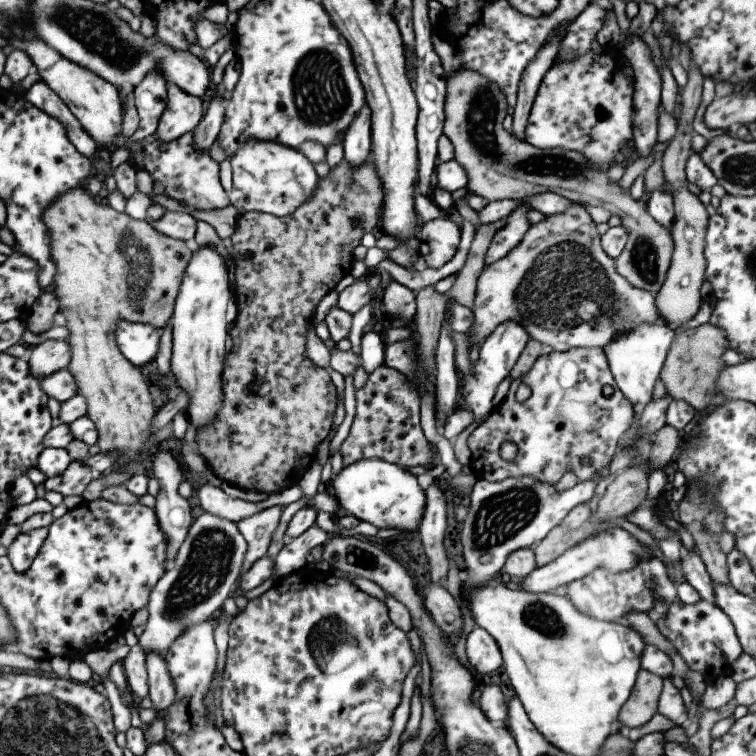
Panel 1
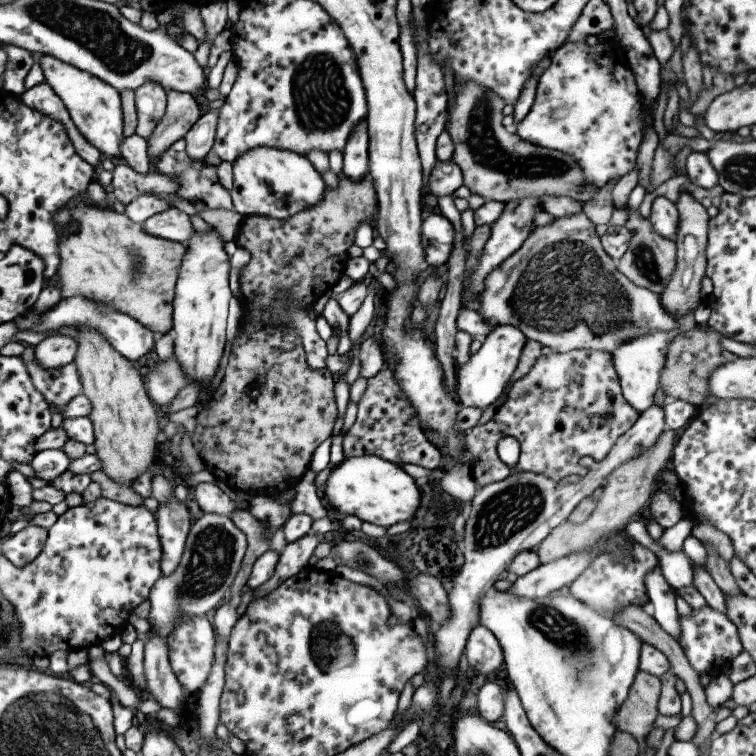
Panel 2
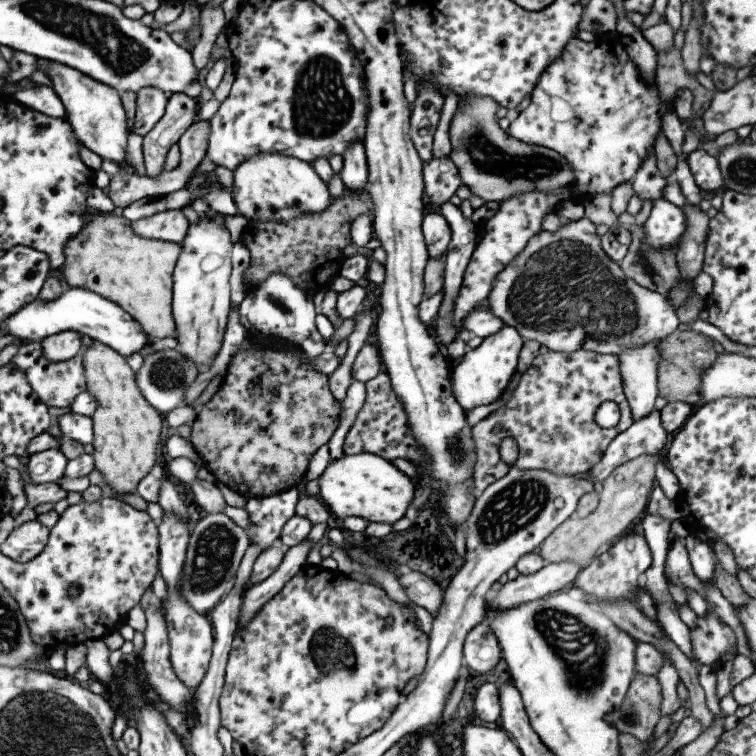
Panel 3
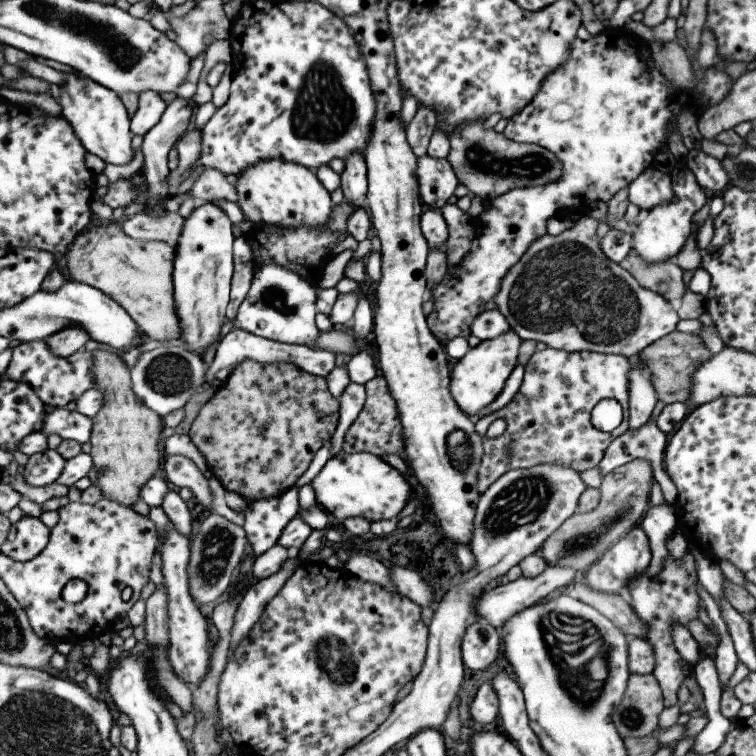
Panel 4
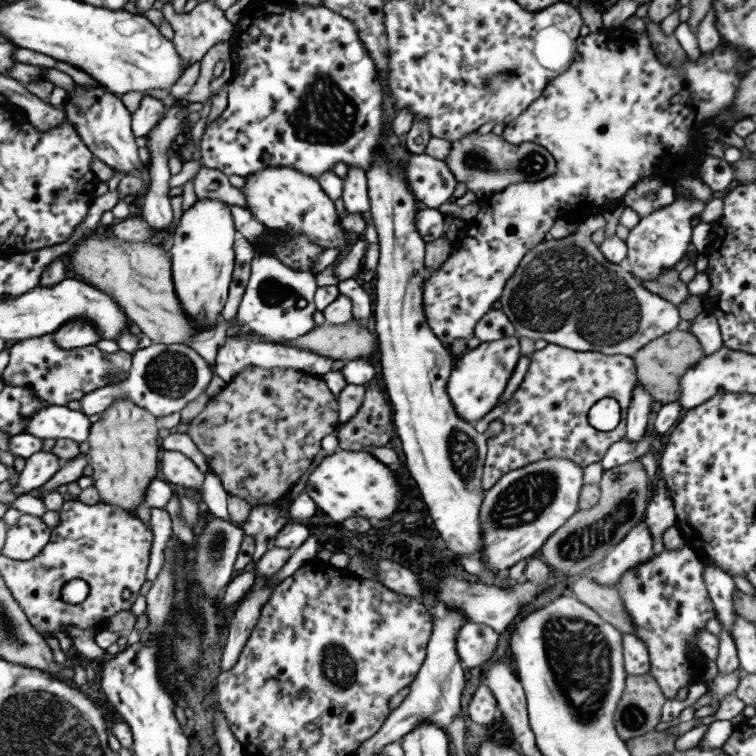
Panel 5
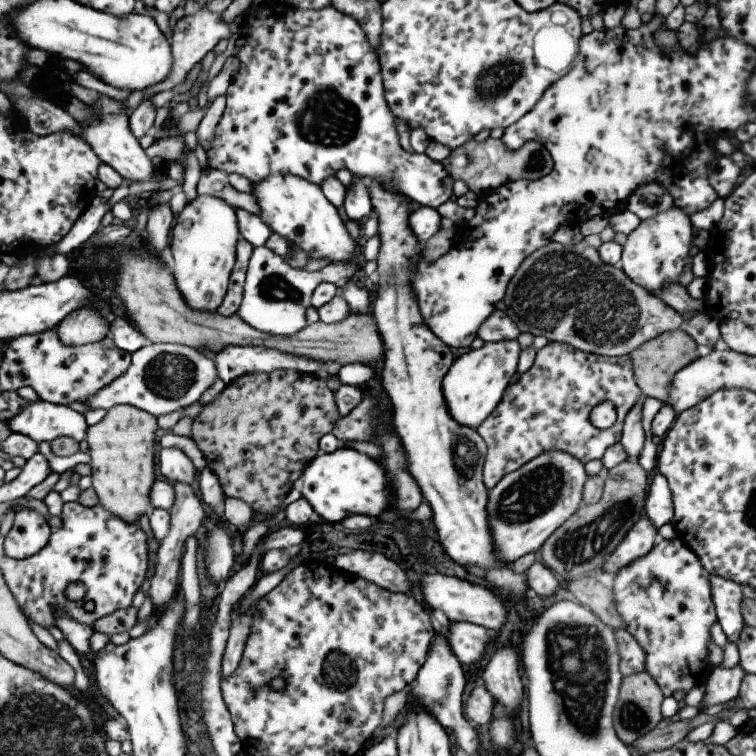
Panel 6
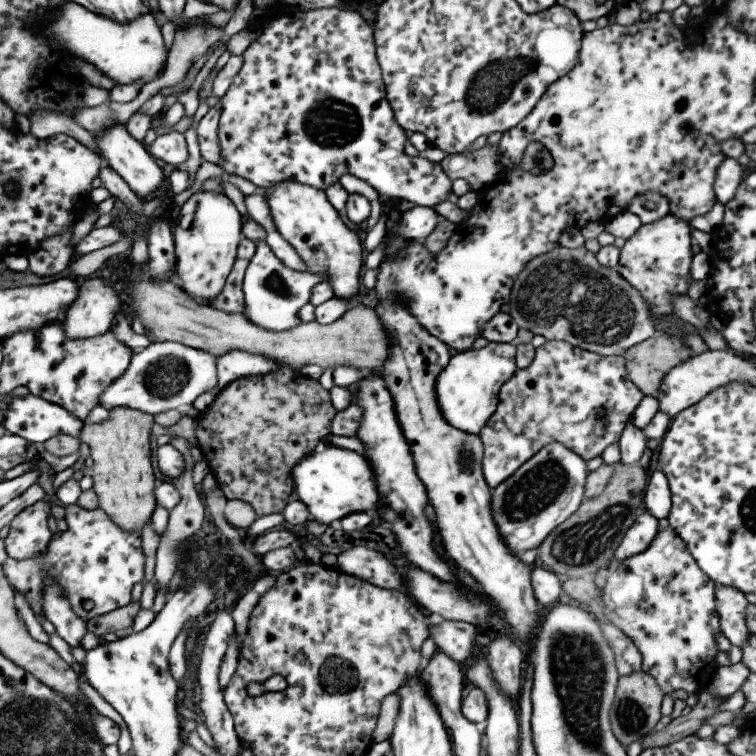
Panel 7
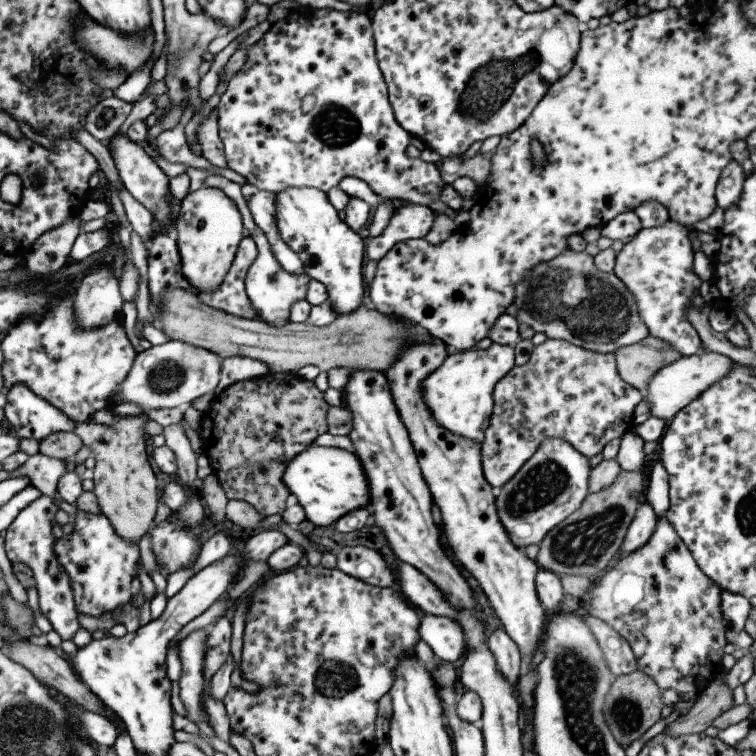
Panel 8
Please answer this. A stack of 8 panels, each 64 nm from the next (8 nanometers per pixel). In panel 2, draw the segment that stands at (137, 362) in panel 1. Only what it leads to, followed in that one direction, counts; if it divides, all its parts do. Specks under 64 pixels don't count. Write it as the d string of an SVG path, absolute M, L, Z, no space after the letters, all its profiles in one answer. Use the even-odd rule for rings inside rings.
M74 296L68 299L61 299L51 310L37 315L34 308L25 312L21 317L14 319L18 331L31 330L35 332L47 332L57 330L62 326L74 326L75 328L87 325L90 329L101 333L106 341L127 360L135 362L141 360L144 354L147 354L153 348L158 335L151 332L151 329L143 328L136 320L129 318L125 314L113 311L109 306L105 306L91 299Z

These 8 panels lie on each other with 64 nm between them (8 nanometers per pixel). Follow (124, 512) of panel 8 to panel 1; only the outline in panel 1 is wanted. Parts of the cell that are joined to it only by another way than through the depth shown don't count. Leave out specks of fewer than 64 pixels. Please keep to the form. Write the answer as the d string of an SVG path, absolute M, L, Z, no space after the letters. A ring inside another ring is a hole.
M85 186L66 190L62 195L55 197L46 206L44 212L41 213L41 222L45 225L48 232L50 240L49 254L50 259L54 262L54 275L48 289L58 300L57 315L60 317L60 320L57 320L57 322L64 325L68 332L65 340L67 341L70 350L70 359L66 368L75 381L76 394L81 395L84 398L86 404L85 416L95 425L96 431L98 432L96 444L99 447L100 452L110 455L111 451L119 451L120 459L116 461L116 464L113 467L123 465L129 462L129 460L135 458L137 451L141 450L141 446L143 446L143 443L151 435L150 422L156 408L154 407L155 404L153 399L151 399L151 396L147 391L147 383L143 382L139 370L119 352L117 343L114 339L114 330L119 321L130 323L142 322L143 324L154 325L155 328L161 330L171 316L172 306L178 293L182 274L184 273L188 261L193 256L193 252L182 240L171 238L170 236L164 235L158 230L155 230L147 220L131 218L125 211L115 212L115 210L102 201L102 199L91 196Z

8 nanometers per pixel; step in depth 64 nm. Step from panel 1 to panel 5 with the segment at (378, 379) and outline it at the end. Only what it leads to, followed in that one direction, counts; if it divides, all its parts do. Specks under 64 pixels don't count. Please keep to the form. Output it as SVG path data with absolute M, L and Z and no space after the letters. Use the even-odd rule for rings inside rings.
M367 384L364 387L364 398L356 414L347 422L339 424L339 430L334 432L338 440L337 448L341 450L368 451L373 447L384 447L389 444L395 431L390 402L385 399L384 392L376 384Z

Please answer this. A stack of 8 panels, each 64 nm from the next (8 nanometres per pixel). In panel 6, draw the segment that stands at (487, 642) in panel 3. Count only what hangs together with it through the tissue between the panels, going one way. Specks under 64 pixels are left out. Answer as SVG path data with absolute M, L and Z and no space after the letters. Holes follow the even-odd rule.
M457 621L445 627L443 634L459 664L469 666L471 662L481 660L481 652L485 654L485 646L491 638L489 630L473 623Z

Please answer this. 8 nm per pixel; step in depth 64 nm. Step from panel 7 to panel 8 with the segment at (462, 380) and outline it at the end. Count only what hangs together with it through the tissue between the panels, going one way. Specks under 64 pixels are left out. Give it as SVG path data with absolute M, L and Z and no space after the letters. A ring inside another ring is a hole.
M491 343L488 348L461 351L453 355L447 355L444 361L425 377L420 385L420 395L424 405L431 411L432 419L445 428L446 431L462 436L464 439L474 440L479 446L483 438L483 432L489 426L490 416L494 405L492 392L495 384L514 367L514 350L510 345Z

